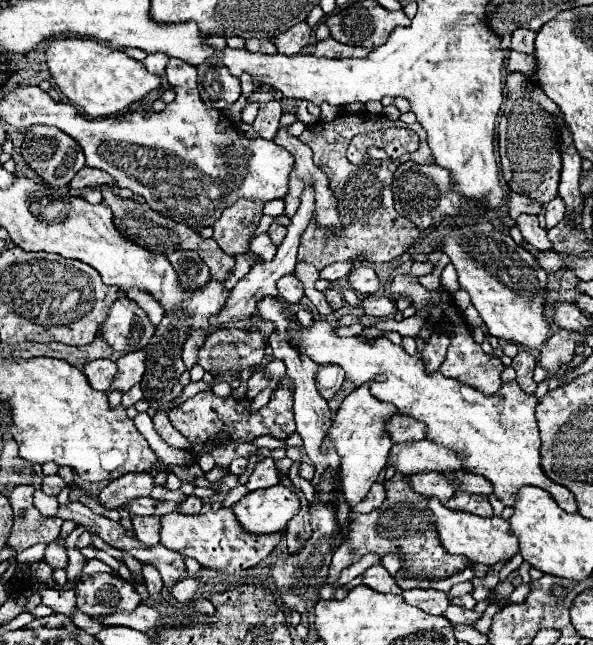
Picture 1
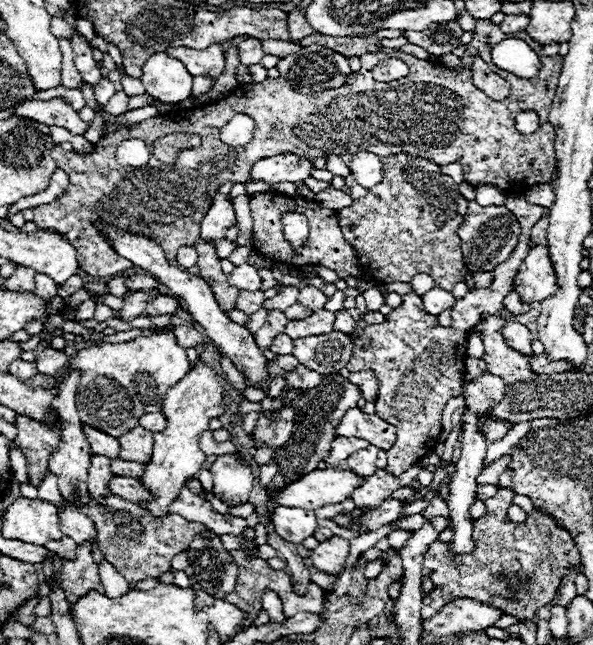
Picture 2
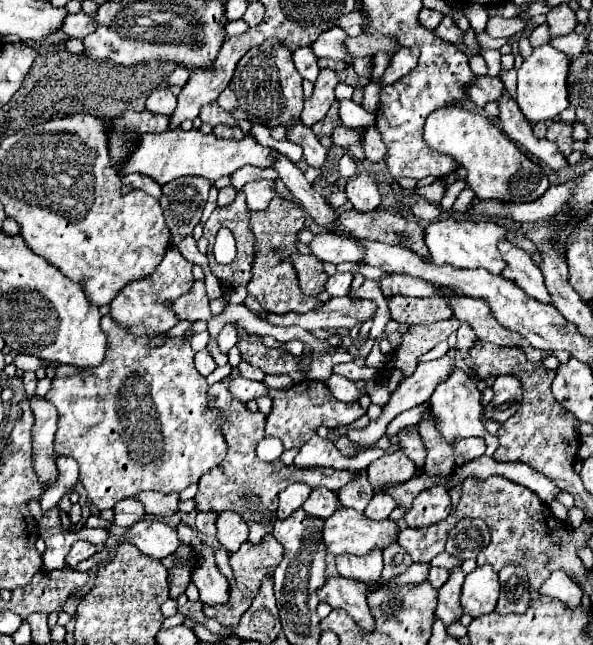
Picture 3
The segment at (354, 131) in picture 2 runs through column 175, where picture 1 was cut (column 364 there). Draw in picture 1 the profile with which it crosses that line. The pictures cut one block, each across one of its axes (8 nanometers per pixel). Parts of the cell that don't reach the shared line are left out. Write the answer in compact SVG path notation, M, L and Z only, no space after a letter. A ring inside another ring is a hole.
M364 110L362 114L356 114L356 116L338 116L334 122L318 122L310 130L306 130L300 136L300 140L304 140L314 150L314 164L328 176L330 188L338 200L338 212L344 224L344 236L330 235L330 240L326 242L327 229L311 221L300 238L298 260L310 262L318 270L322 270L328 264L354 260L354 258L364 258L368 262L390 262L400 258L400 254L404 254L404 250L416 240L418 228L408 218L400 216L394 208L394 200L390 192L392 174L406 160L414 160L419 164L422 162L434 164L434 158L426 144L426 131L418 126L418 122L406 124L400 120L388 120L382 114L370 114ZM396 127L414 130L420 137L419 149L412 154L402 155L396 162L382 162L380 166L348 162L346 148L356 134Z

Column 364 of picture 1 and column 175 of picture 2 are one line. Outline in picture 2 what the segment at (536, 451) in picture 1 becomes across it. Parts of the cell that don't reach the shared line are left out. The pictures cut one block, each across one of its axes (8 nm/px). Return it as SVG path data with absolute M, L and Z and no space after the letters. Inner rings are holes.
M172 332L138 336L118 344L96 344L80 350L68 366L80 372L76 406L82 422L118 438L136 428L142 414L160 412L166 390L190 370L186 350L176 344Z

